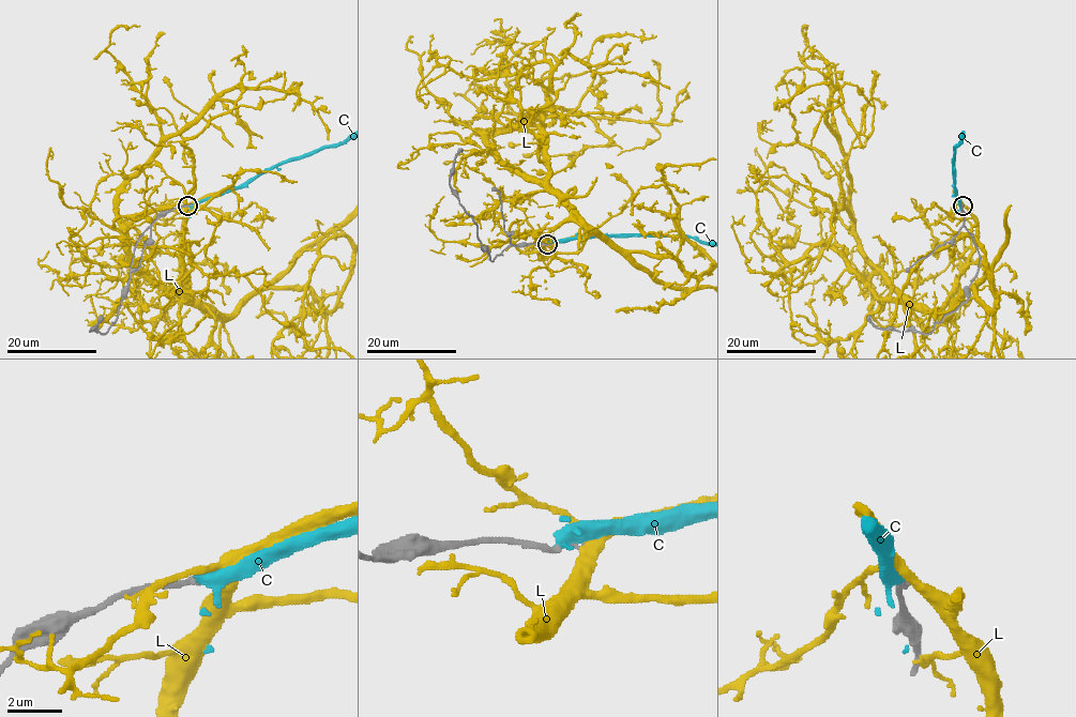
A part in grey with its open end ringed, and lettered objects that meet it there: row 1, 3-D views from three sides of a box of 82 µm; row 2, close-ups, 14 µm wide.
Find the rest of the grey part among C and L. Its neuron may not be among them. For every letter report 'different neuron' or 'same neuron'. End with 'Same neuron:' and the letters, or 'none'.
C: different neuron
L: different neuron
Same neuron: none

